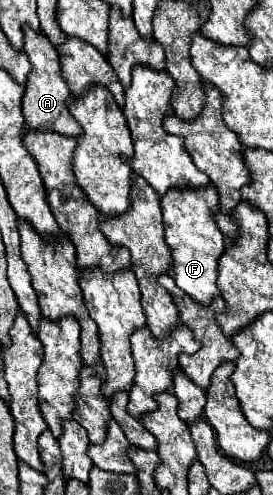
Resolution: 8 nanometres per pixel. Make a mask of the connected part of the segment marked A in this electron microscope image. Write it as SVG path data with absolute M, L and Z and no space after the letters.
M25 28L25 48L23 50L29 56L29 62L33 66L27 76L27 86L25 86L25 96L23 96L23 116L27 120L27 126L31 130L51 130L51 132L79 138L81 128L69 112L69 102L73 100L73 94L69 90L69 84L63 80L57 50L51 46L51 42L47 40L45 34L33 32L31 28Z

